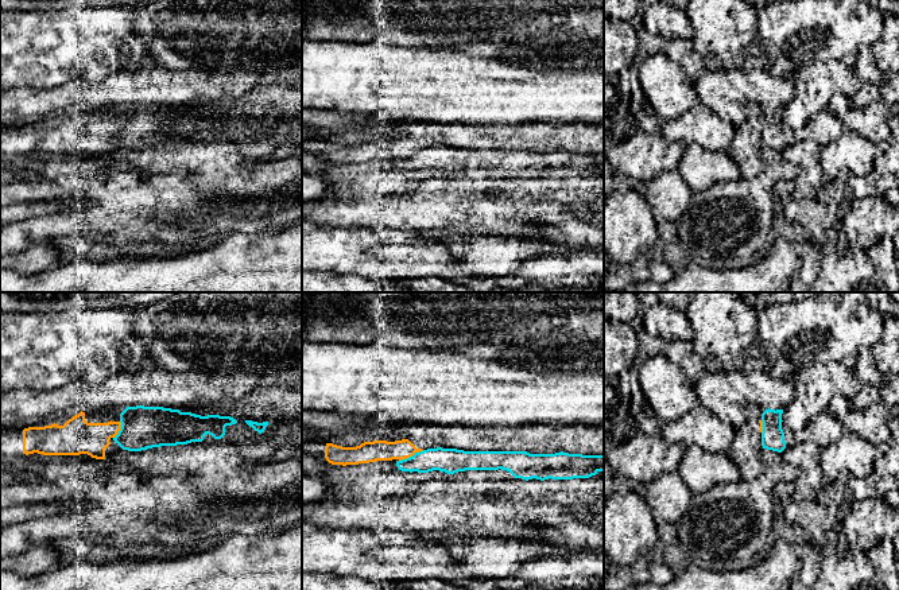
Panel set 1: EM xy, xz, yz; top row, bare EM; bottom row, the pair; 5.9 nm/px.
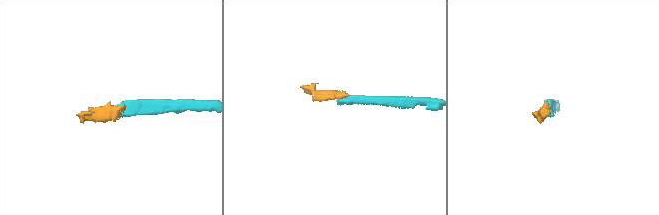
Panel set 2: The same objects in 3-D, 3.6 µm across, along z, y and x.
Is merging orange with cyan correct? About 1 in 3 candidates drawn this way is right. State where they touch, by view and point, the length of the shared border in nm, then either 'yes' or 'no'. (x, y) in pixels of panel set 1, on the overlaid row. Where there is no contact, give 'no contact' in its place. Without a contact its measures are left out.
meets orange in xz at (411, 455); contact 170 nm long; no

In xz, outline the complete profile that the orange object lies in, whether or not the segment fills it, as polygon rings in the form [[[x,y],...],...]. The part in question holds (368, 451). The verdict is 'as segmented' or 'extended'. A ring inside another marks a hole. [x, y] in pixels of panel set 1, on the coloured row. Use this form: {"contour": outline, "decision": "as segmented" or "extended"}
{"contour": [[[371,418],[360,431],[371,434],[381,427],[395,427],[403,435],[402,440],[364,442],[356,447],[342,447],[325,443],[321,439],[302,442],[302,453],[315,458],[325,458],[332,465],[359,465],[376,461],[406,459],[415,453],[427,449],[457,449],[464,451],[527,451],[530,454],[582,454],[604,455],[604,428],[580,427],[549,427],[549,426],[522,426],[522,427],[464,427],[457,424],[426,424],[426,423],[399,423],[383,418]]], "decision": "extended"}

